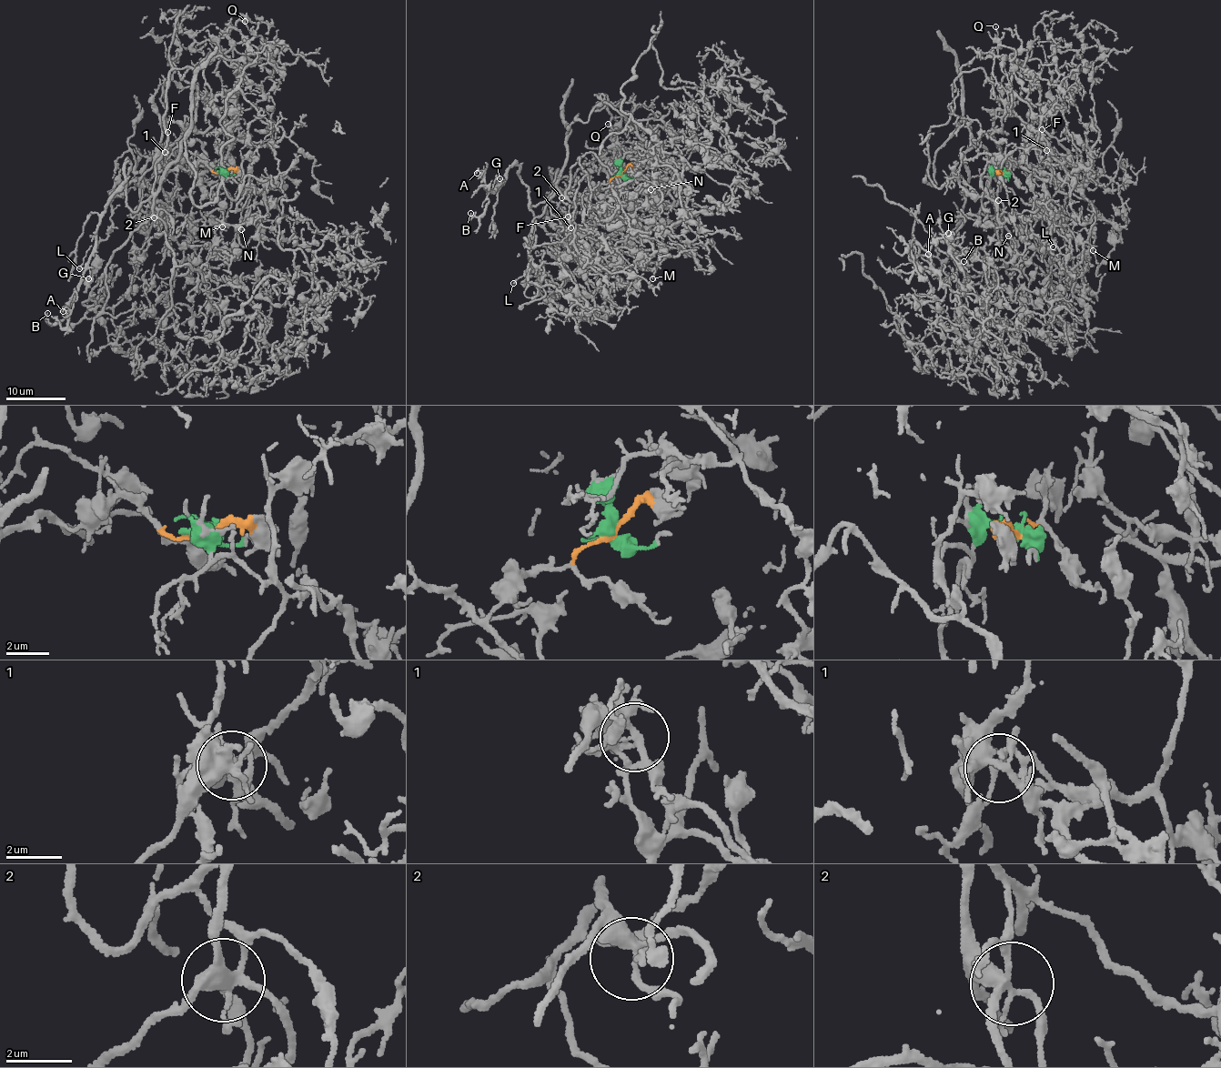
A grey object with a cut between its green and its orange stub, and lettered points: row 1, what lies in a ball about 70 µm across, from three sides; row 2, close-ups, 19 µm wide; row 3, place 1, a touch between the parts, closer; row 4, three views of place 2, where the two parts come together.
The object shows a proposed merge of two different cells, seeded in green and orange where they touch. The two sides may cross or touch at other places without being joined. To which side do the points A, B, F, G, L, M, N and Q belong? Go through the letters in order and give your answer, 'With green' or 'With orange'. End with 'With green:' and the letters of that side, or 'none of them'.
A: With orange
B: With orange
F: With green
G: With orange
L: With orange
M: With orange
N: With green
Q: With green
With green: F, N, Q

